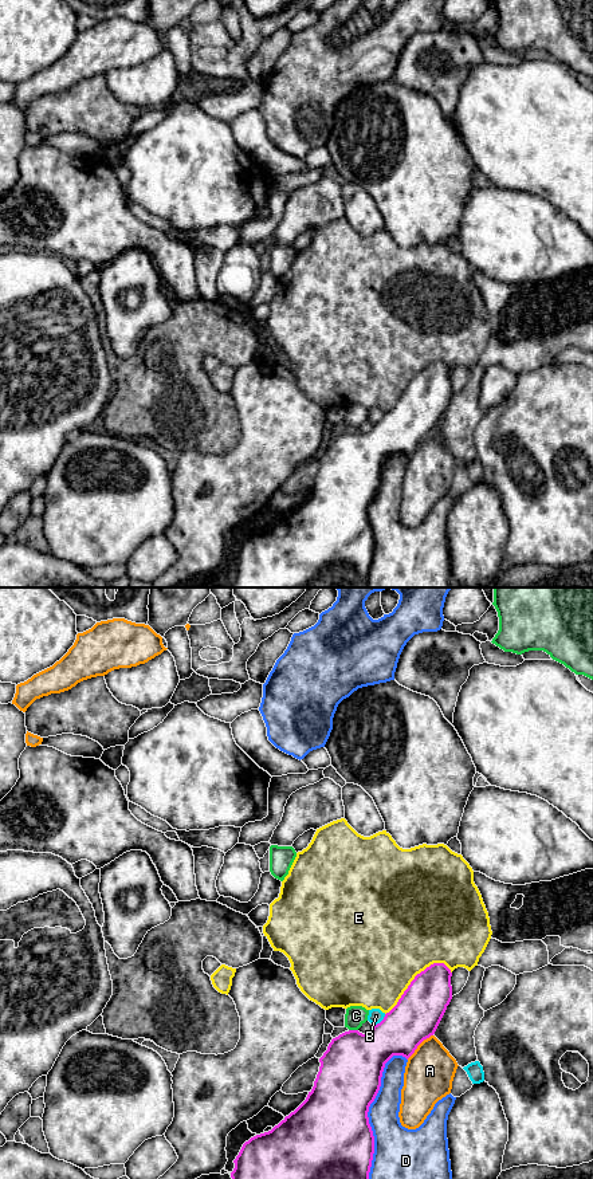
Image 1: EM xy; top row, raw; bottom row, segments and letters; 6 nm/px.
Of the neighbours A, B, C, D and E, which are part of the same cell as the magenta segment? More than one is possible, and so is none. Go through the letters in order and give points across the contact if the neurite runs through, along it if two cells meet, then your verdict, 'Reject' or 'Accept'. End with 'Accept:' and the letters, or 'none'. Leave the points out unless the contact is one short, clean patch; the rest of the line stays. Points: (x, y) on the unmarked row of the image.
A: Reject
B: Reject
C: Boundary: xy (349, 428), (357, 429). Reject
D: Reject
E: Reject
Accept: none

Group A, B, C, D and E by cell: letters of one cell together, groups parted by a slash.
A / B / C / D / E

